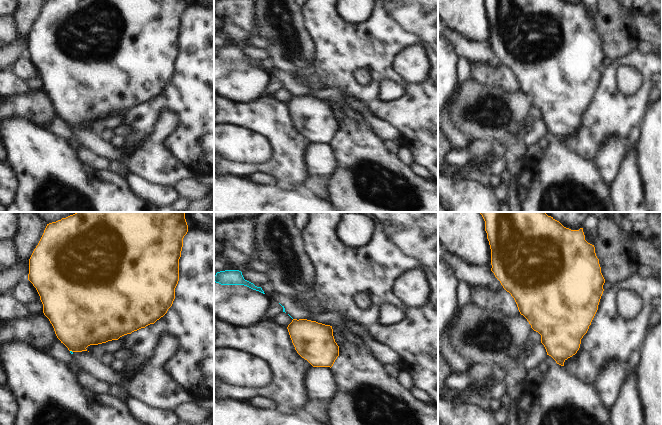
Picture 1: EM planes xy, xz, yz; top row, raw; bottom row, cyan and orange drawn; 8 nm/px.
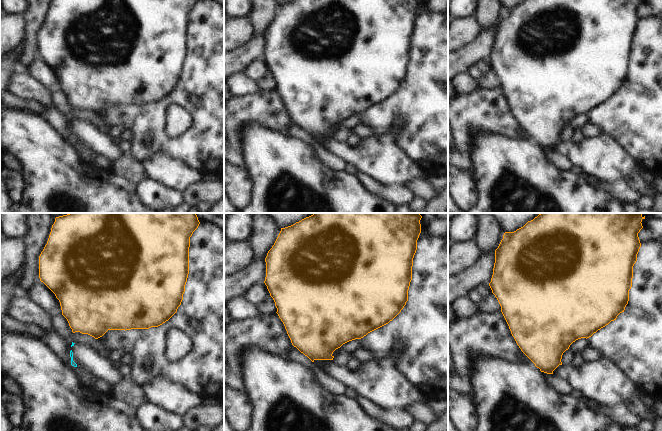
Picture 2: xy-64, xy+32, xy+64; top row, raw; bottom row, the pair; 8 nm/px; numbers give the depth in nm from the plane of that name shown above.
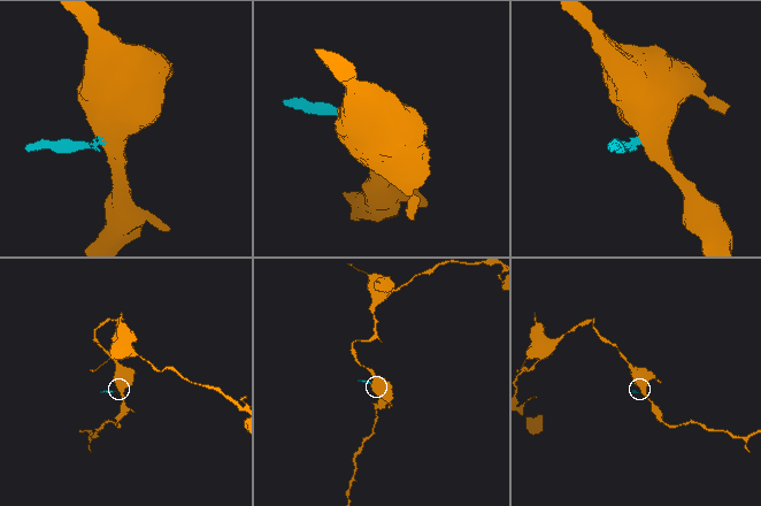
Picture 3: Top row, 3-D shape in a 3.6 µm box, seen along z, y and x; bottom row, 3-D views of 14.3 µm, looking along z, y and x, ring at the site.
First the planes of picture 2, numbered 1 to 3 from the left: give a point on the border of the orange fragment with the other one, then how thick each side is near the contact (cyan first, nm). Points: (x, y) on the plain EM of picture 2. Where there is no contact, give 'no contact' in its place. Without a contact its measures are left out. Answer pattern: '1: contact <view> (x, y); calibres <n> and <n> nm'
1: no contact
2: no contact
3: no contact

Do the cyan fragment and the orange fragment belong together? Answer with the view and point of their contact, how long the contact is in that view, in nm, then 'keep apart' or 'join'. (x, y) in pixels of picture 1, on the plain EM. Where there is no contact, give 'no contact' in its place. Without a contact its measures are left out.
contact xy (71, 127); length 30 nm; keep apart

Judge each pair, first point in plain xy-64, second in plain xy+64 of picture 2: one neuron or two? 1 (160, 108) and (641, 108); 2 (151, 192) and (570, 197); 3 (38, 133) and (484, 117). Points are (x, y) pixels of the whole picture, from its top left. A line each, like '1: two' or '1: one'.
1: one
2: two
3: two

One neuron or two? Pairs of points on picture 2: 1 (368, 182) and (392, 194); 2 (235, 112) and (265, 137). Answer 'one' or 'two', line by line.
1: one
2: two

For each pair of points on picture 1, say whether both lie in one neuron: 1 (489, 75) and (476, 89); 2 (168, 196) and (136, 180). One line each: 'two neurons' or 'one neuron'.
1: two neurons
2: one neuron

